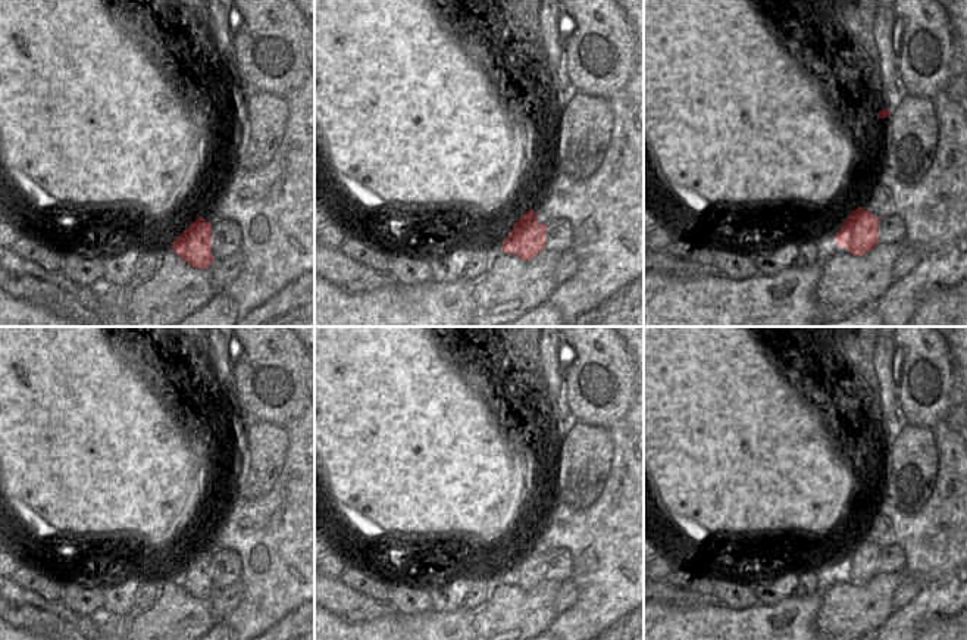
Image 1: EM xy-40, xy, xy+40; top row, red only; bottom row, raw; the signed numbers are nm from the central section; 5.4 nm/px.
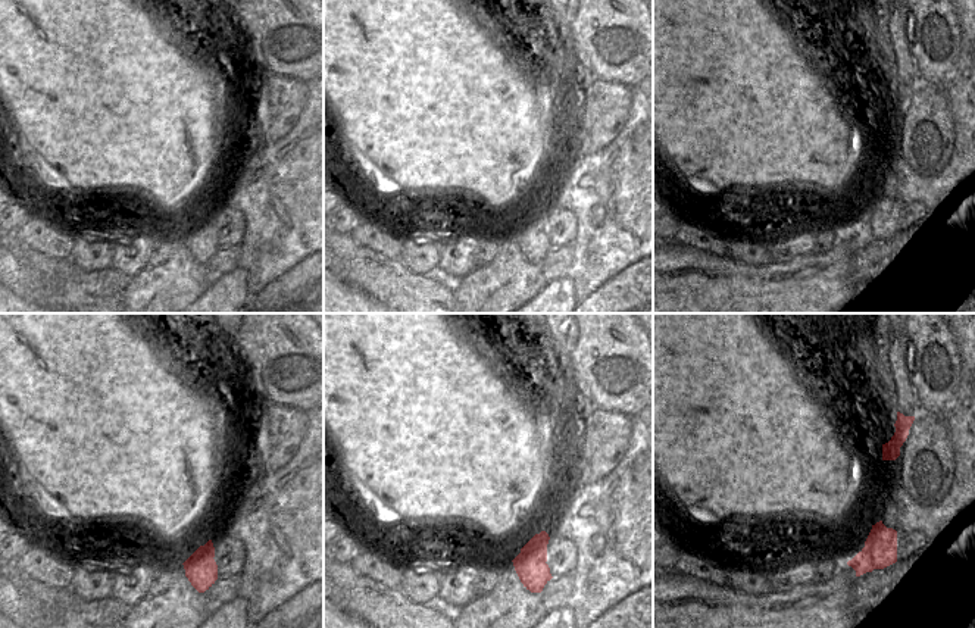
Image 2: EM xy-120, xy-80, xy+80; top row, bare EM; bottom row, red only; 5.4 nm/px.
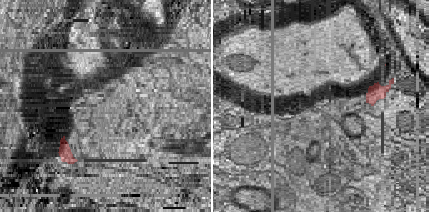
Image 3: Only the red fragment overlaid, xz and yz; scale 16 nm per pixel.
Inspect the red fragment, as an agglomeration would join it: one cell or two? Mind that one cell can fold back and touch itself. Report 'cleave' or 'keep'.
keep

